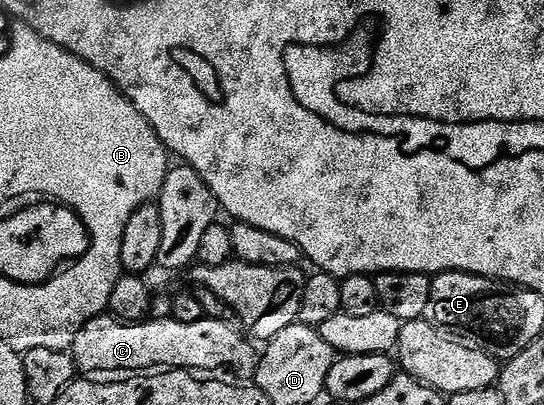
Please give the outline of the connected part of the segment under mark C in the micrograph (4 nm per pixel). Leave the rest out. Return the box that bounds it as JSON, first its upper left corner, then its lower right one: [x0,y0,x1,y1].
[70,316,257,386]

